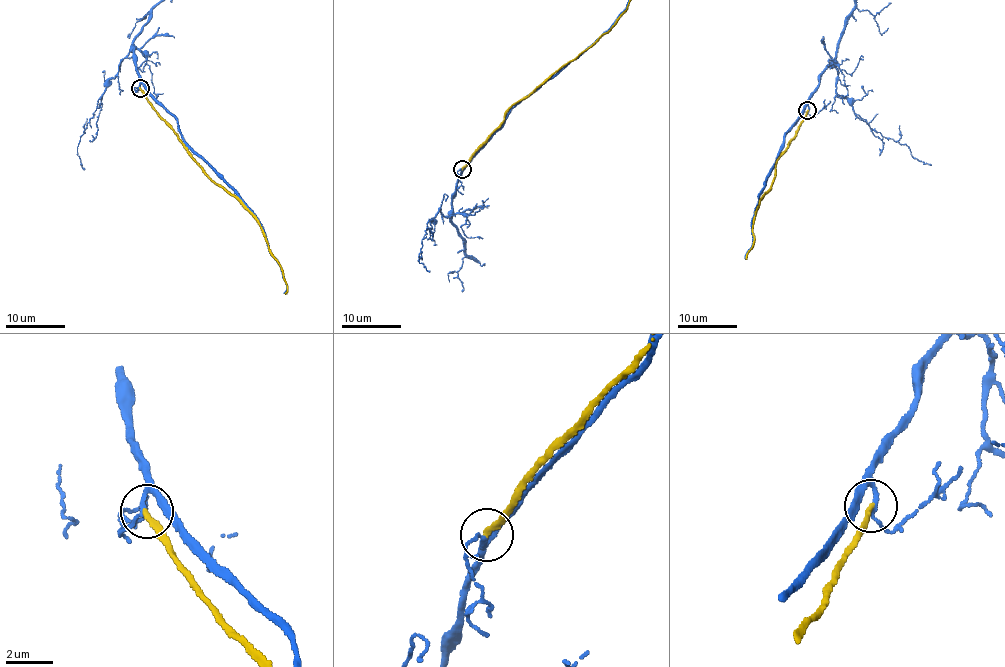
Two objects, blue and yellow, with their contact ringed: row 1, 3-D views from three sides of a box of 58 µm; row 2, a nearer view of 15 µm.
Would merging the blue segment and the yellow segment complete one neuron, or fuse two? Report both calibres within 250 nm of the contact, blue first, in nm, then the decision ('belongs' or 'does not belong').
150/220 nm | does not belong

